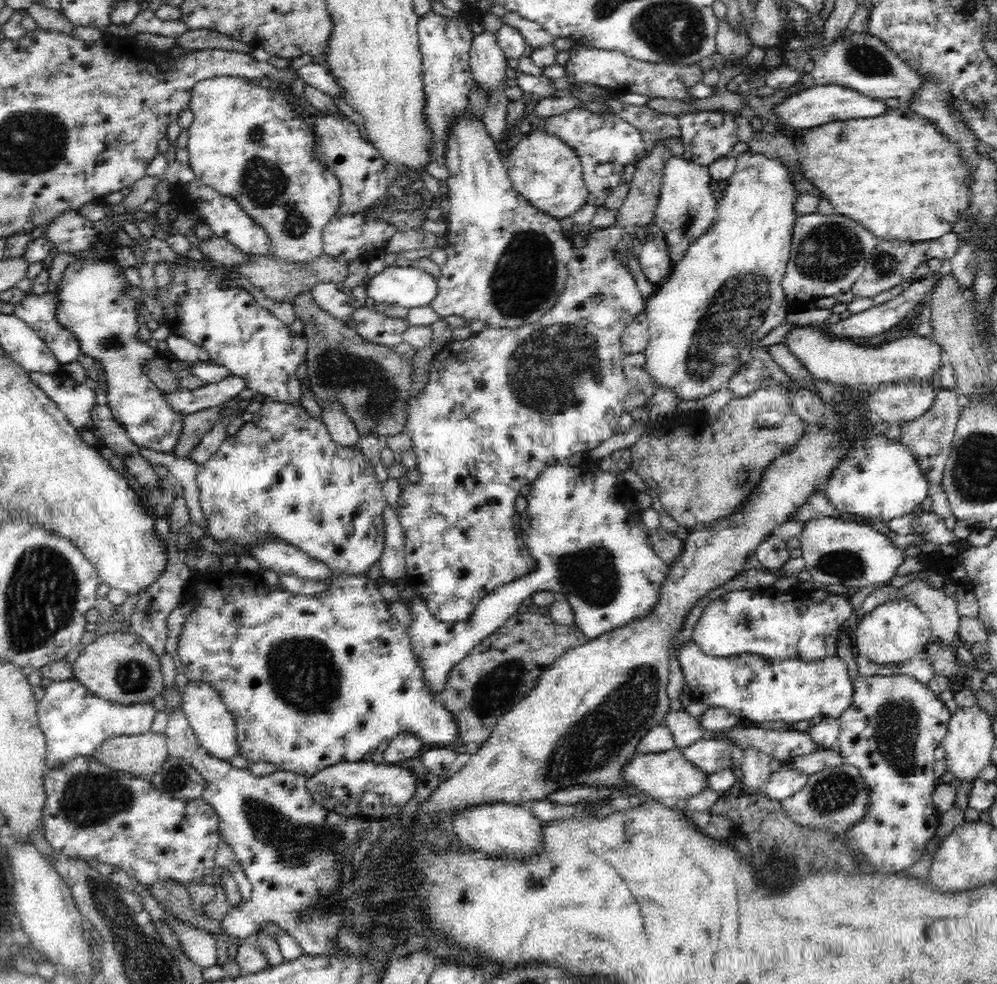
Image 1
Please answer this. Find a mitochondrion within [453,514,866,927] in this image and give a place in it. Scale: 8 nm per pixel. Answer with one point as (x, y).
(592, 743)

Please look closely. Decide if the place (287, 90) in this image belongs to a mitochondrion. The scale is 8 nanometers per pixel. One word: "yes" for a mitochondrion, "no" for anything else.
no

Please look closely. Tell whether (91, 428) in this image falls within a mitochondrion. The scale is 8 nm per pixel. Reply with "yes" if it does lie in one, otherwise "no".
no

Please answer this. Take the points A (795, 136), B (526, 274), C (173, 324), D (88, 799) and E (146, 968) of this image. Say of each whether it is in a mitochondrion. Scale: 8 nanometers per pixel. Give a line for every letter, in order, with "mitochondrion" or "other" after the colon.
A: other
B: mitochondrion
C: other
D: mitochondrion
E: mitochondrion

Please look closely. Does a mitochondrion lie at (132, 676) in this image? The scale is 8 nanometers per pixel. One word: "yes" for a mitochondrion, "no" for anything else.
yes

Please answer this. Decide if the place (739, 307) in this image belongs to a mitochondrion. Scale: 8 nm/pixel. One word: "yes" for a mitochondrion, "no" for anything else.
yes

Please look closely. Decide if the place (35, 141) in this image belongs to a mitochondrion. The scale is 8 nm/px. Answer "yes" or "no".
yes

